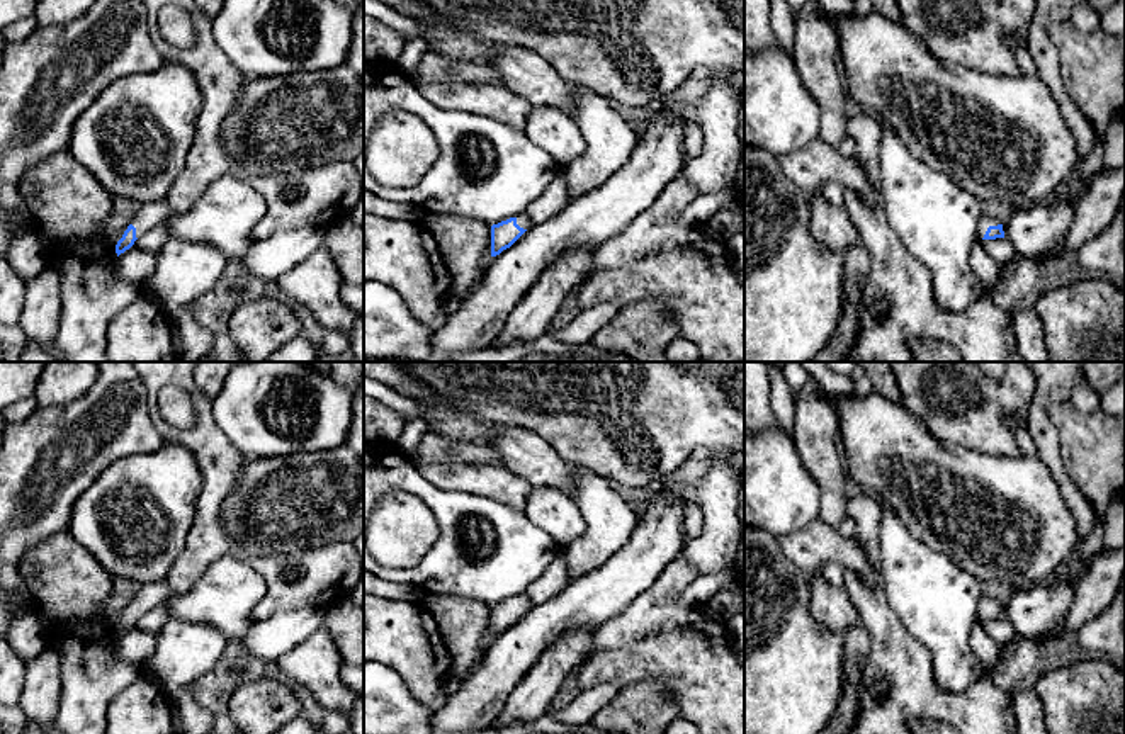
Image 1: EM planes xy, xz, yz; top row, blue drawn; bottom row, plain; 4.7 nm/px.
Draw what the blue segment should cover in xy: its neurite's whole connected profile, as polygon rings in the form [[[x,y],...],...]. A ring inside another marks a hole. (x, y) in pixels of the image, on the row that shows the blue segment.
[[[167,199],[141,204],[134,221],[116,245],[117,257],[129,250],[143,233],[165,221],[170,212],[172,207]]]

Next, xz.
[[[518,214],[491,226],[491,257],[510,248],[527,229],[530,221],[525,214]]]

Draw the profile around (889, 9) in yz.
[[[870,0],[873,12],[892,22],[901,22],[901,12],[896,0]]]

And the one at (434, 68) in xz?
[[[428,51],[421,58],[410,78],[413,83],[442,83],[455,80],[474,85],[501,83],[496,70],[488,63],[452,59],[433,51]]]

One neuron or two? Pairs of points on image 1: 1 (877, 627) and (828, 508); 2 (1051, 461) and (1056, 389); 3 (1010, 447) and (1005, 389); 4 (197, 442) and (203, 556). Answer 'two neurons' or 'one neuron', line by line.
1: two neurons
2: one neuron
3: one neuron
4: one neuron

